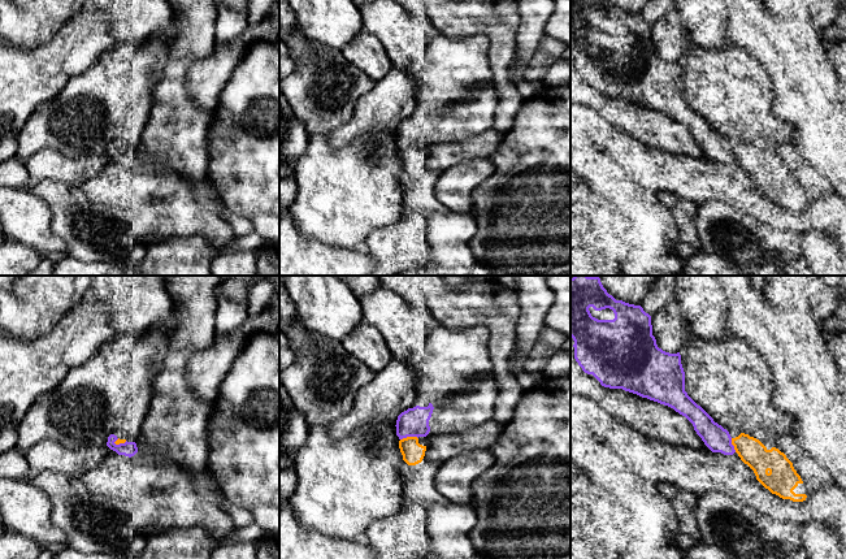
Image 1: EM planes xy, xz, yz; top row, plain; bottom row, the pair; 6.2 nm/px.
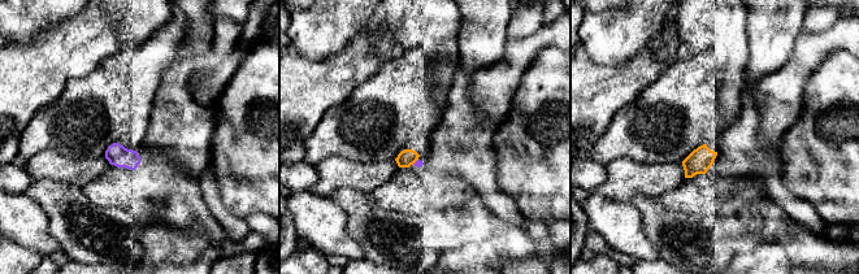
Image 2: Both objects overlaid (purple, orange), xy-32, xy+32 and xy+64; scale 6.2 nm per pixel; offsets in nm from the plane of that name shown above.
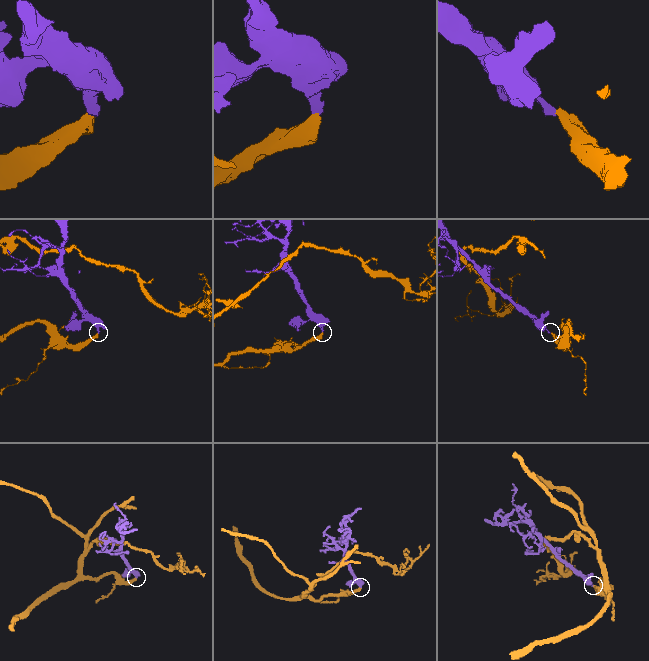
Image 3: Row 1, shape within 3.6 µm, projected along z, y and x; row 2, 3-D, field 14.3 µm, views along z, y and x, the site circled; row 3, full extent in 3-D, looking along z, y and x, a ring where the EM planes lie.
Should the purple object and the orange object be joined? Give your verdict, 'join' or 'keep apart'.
keep apart

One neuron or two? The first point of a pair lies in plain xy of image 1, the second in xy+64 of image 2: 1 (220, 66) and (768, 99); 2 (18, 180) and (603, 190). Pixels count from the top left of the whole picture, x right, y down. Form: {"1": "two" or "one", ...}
{"1": "one", "2": "two"}

